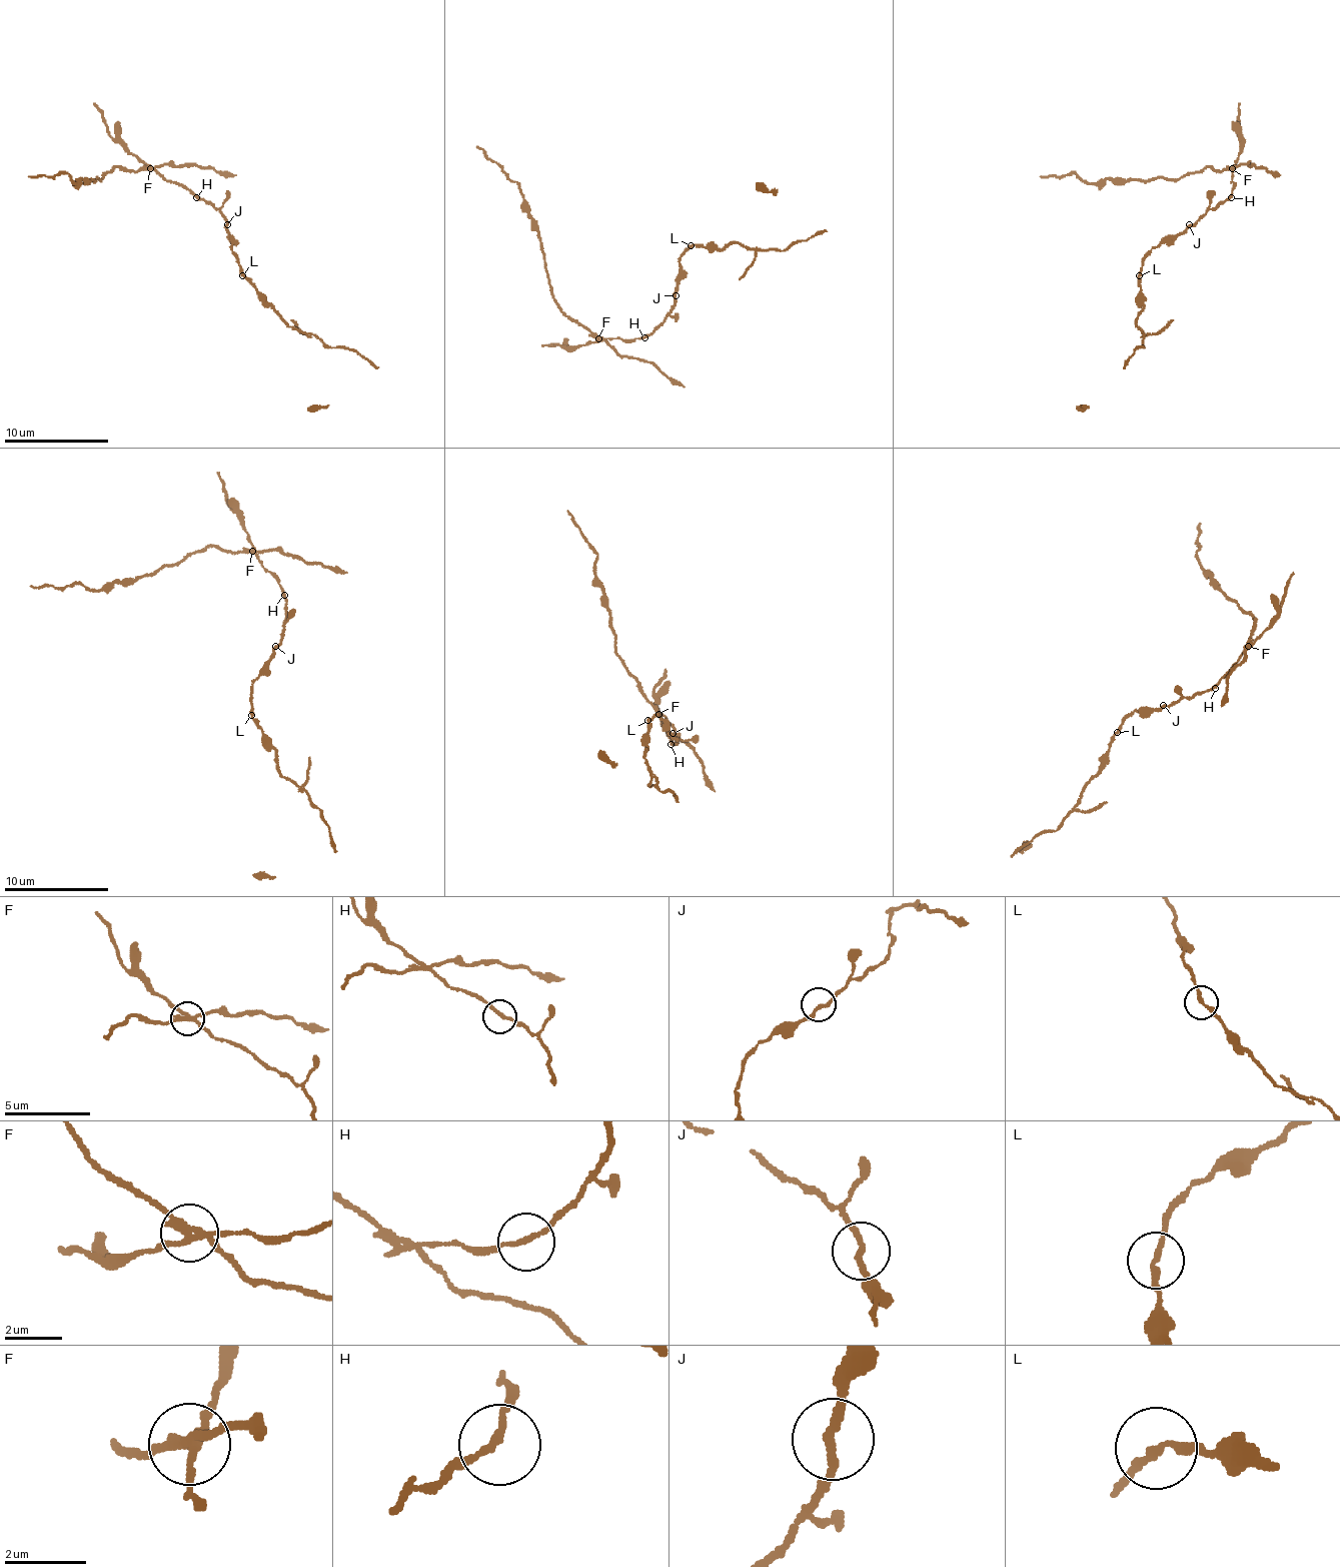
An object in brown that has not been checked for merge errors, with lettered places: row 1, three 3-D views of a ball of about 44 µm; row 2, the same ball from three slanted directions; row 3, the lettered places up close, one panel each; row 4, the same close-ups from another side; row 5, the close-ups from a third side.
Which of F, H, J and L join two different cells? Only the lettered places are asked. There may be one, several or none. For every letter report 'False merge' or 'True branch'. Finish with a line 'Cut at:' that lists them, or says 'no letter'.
F: False merge
H: True branch
J: True branch
L: False merge
Cut at: F, L

